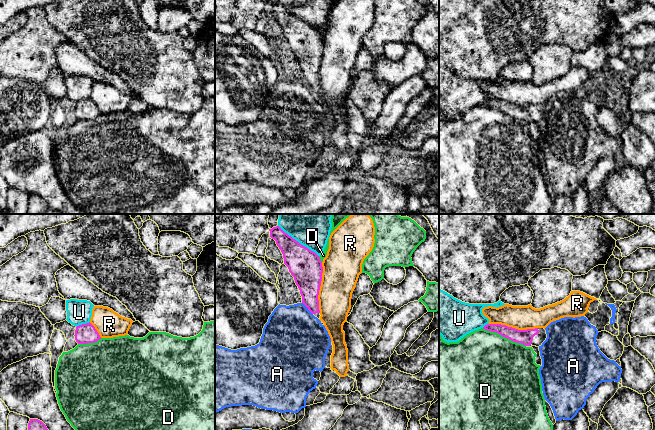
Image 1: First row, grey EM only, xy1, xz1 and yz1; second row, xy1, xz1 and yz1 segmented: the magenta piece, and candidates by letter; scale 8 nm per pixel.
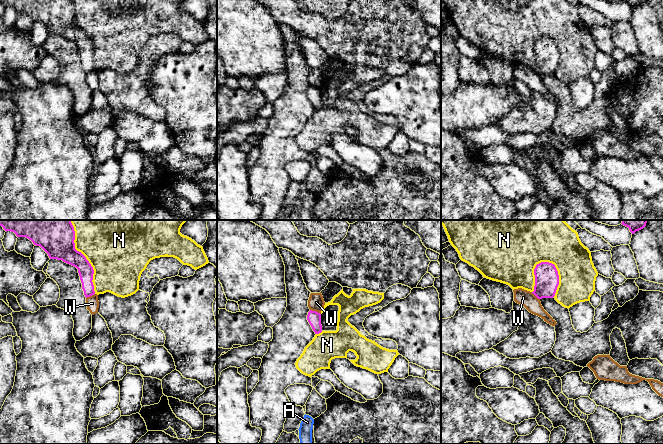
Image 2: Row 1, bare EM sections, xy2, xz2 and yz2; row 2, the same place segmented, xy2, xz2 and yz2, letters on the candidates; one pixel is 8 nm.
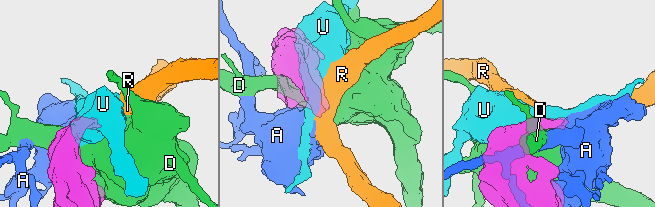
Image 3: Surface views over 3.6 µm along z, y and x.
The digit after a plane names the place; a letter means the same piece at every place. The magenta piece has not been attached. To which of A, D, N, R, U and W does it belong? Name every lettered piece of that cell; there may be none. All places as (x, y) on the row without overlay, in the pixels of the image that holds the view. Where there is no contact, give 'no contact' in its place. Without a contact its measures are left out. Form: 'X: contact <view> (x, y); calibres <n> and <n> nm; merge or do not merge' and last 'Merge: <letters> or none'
A: contact xz1 (307, 83); calibres 220 and 460 nm; do not merge
D: contact yz1 (504, 112); calibres 120 and 480 nm; do not merge
N: contact yz2 (557, 50); calibres 190 and 320 nm; do not merge
R: contact xz1 (319, 63); calibres 260 and 300 nm; do not merge
U: contact xz1 (297, 17); calibres 260 and 200 nm; do not merge
W: contact xz2 (315, 87); calibres 110 and 130 nm; do not merge
Merge: none

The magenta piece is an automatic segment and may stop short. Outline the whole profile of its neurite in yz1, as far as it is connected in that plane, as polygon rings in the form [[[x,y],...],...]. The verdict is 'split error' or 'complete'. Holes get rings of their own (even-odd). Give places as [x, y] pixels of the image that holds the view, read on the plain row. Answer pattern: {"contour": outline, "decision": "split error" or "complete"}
{"contour": [[[487,100],[483,105],[496,108],[502,113],[510,115],[516,119],[521,119],[525,122],[532,121],[539,123],[547,114],[546,106],[544,104],[518,106],[501,100]]], "decision": "split error"}

